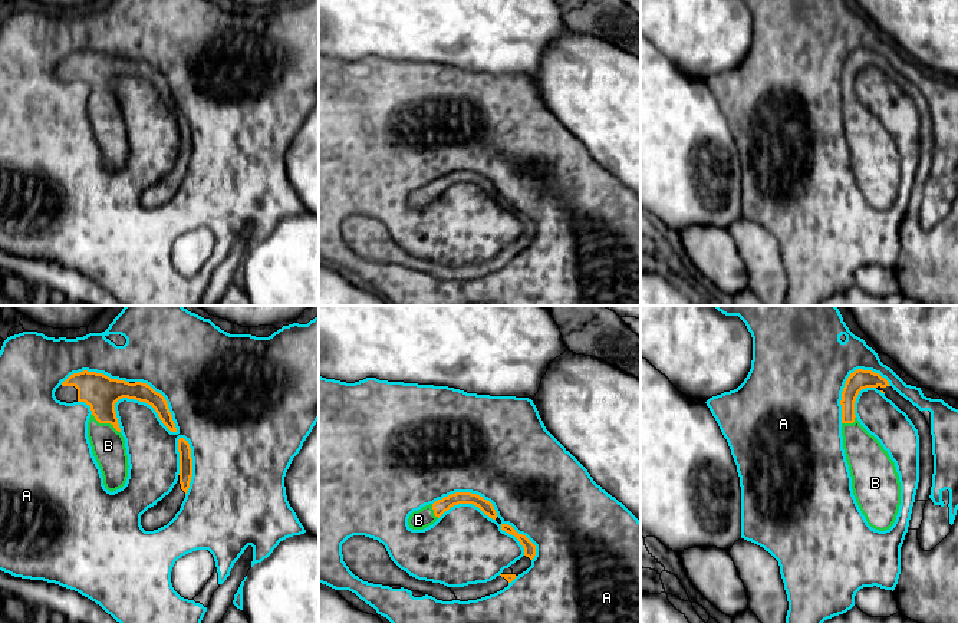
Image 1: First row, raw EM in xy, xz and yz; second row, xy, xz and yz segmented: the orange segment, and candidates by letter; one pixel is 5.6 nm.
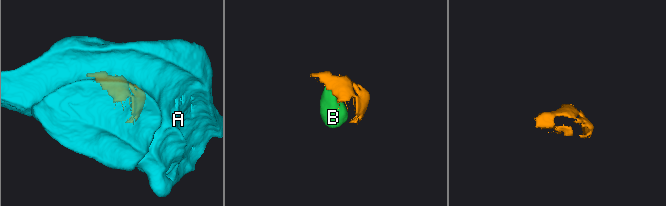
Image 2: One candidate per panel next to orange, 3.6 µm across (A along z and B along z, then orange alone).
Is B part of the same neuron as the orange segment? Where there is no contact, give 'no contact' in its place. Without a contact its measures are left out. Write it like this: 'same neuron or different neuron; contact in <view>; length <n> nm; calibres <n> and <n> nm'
same neuron; contact in xy; length 190 nm; calibres 200 and 190 nm

